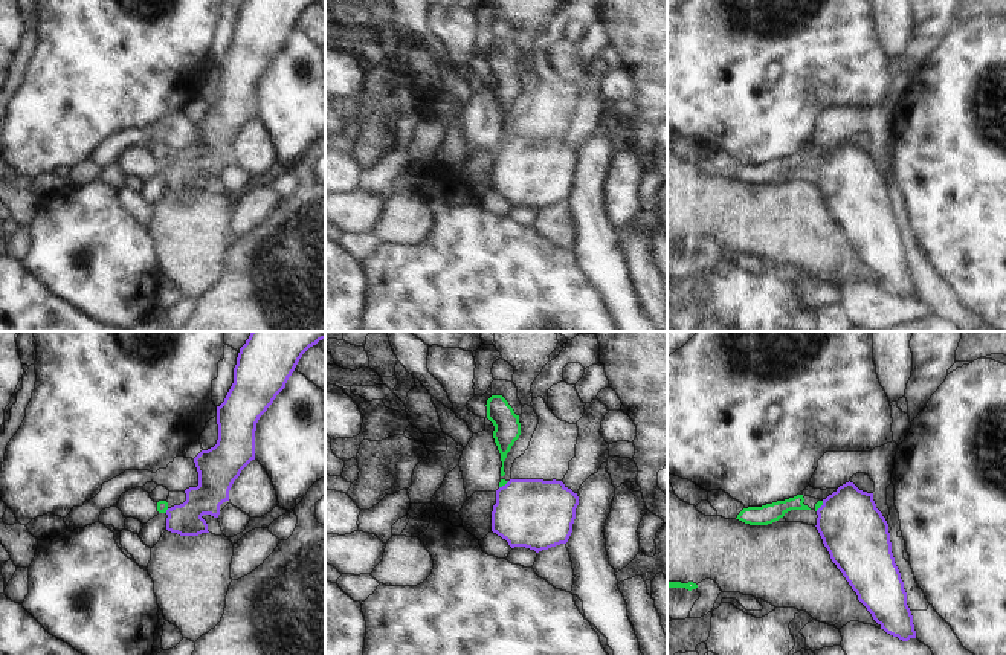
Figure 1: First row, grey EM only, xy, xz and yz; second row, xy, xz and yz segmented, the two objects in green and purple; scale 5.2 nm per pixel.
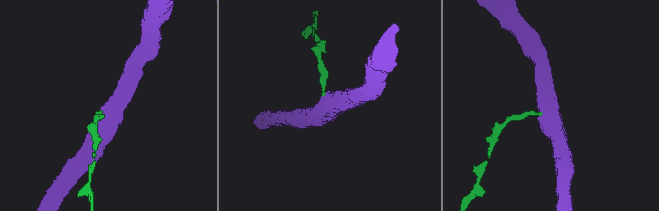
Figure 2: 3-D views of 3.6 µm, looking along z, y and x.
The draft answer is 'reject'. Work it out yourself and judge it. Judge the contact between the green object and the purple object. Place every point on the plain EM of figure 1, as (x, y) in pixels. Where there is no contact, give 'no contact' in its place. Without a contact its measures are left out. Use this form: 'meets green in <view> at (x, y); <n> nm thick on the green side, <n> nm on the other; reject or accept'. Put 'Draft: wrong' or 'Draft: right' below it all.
meets green in yz at (820, 164); 40 nm thick on the green side, 340 nm on the other; reject
Draft: right

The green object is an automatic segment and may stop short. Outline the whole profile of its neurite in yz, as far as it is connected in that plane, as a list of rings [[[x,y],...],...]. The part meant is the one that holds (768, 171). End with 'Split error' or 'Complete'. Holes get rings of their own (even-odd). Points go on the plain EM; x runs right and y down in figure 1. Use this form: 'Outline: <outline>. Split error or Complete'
Outline: [[[797,153],[794,156],[777,159],[762,165],[743,166],[736,177],[750,183],[768,183],[779,179],[791,168],[811,168],[803,160],[804,160],[803,153]]]. Complete

